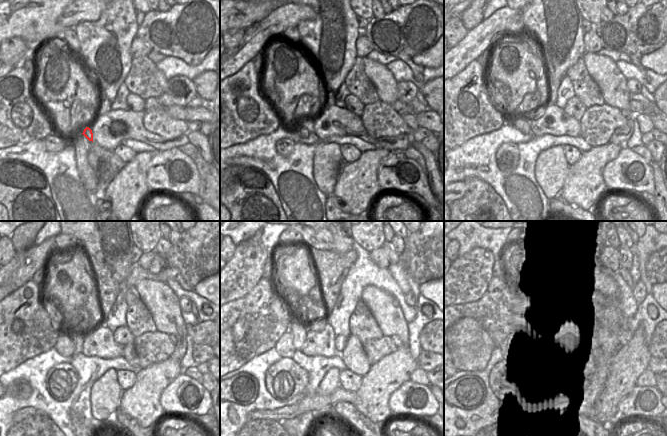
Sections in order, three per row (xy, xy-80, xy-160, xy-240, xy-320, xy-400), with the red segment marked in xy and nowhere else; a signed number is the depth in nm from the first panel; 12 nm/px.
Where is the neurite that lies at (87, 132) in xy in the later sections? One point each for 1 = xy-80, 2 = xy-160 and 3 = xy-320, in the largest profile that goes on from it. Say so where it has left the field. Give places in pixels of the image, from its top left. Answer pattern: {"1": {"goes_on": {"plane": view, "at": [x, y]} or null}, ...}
{"1": {"goes_on": {"plane": "xy-80", "at": [308, 124]}}, "2": {"goes_on": {"plane": "xy-160", "at": [519, 122]}}, "3": {"goes_on": {"plane": "xy-320", "at": [284, 347]}}}

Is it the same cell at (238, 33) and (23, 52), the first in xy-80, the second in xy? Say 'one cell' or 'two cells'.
one cell

